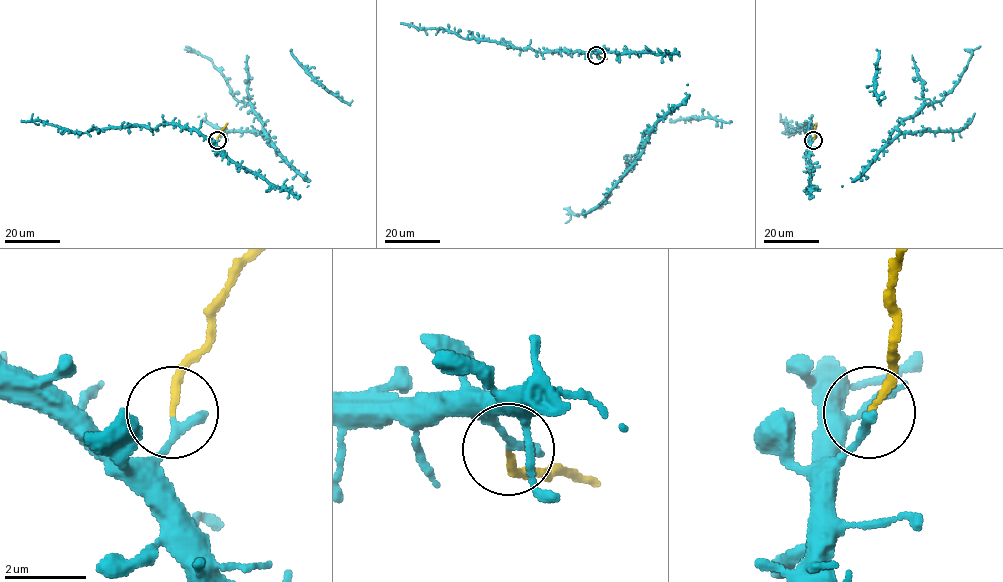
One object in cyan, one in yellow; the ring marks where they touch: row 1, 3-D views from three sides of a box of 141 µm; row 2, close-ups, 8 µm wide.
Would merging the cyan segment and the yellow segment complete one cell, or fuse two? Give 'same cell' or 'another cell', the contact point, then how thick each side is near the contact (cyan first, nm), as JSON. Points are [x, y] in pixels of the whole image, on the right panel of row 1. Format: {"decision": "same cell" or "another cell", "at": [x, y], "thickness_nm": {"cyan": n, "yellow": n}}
{"decision": "another cell", "at": [813, 140], "thickness_nm": {"cyan": 260, "yellow": 170}}

